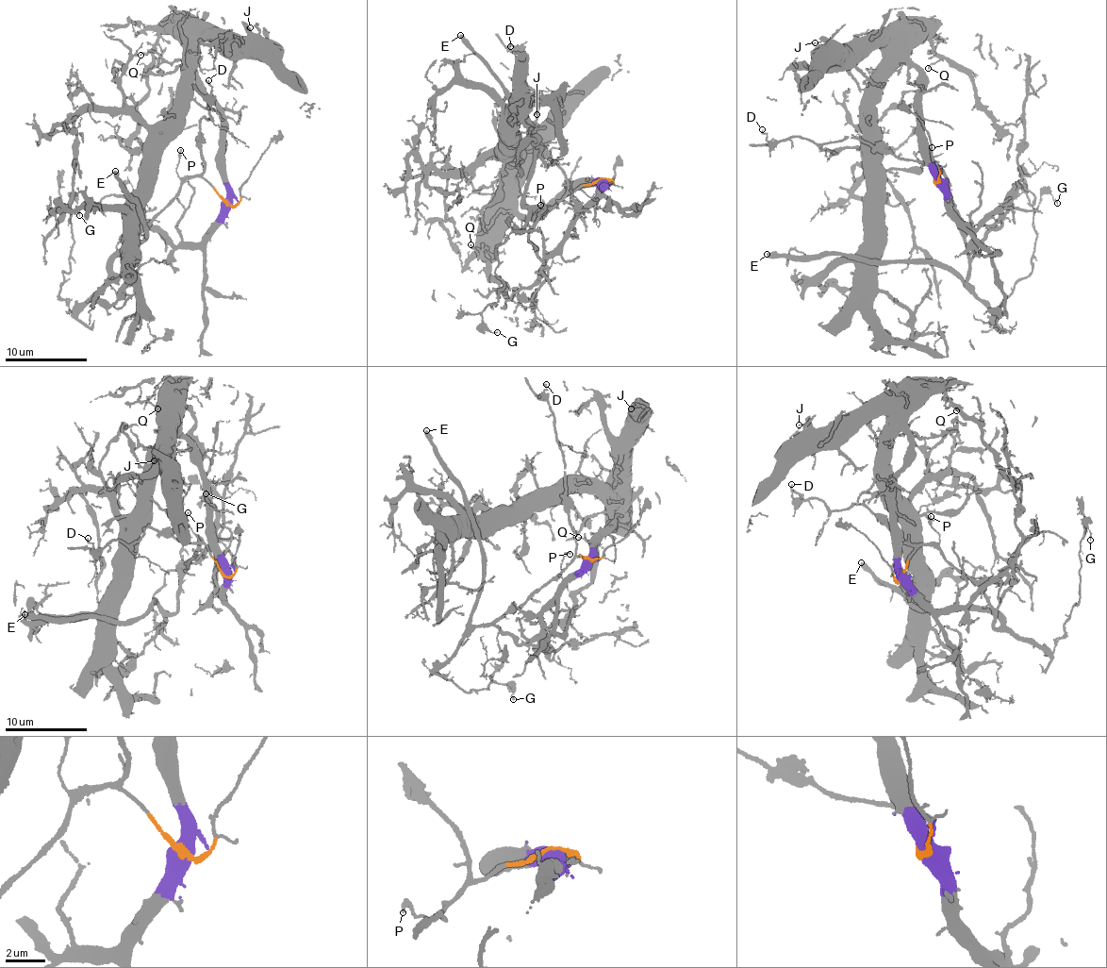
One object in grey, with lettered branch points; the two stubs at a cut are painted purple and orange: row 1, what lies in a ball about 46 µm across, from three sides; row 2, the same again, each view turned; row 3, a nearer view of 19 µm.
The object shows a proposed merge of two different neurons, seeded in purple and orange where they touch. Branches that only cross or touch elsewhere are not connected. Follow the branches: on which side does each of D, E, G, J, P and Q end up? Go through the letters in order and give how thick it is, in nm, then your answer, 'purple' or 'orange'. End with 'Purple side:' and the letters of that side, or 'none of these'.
D: 130 nm thick; orange
E: 440 nm thick; orange
G: 100 nm thick; orange
J: 100 nm thick; purple
P: 180 nm thick; orange
Q: 130 nm thick; purple
Purple side: J, Q

